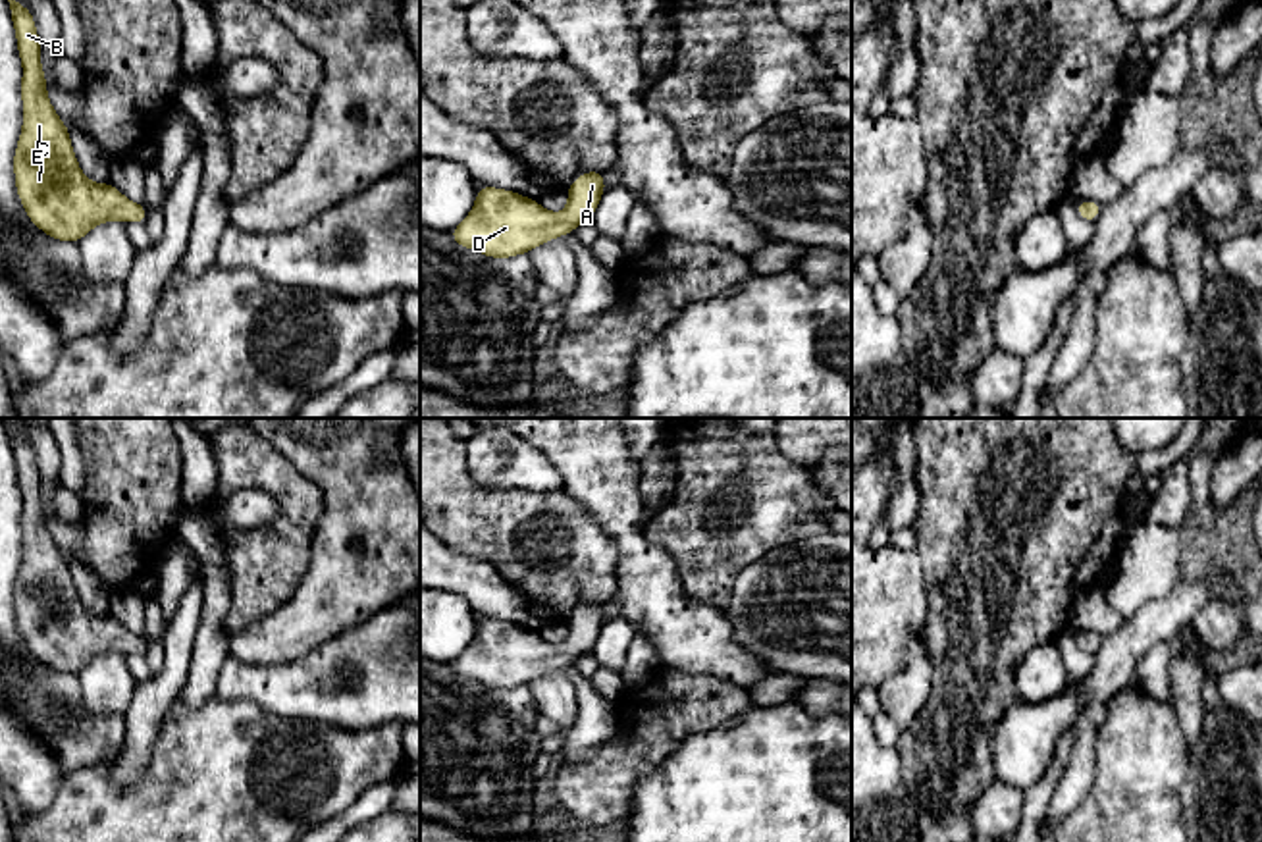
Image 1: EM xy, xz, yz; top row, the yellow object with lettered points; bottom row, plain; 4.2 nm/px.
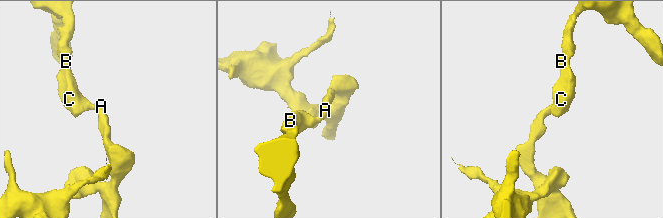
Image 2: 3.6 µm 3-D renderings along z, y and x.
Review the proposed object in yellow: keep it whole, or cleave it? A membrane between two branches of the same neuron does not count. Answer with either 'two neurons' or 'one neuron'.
one neuron

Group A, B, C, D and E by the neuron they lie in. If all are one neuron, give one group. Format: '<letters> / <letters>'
A B C D E

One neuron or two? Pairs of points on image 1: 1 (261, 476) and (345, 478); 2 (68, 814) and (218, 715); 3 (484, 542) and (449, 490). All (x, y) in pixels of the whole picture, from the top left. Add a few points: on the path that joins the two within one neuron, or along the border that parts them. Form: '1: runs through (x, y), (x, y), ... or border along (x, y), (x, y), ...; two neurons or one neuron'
1: border along (274, 449), (318, 486), (322, 494), (318, 523); two neurons
2: runs through (106, 808), (130, 808), (184, 754); one neuron
3: runs through (478, 528), (453, 503); one neuron

